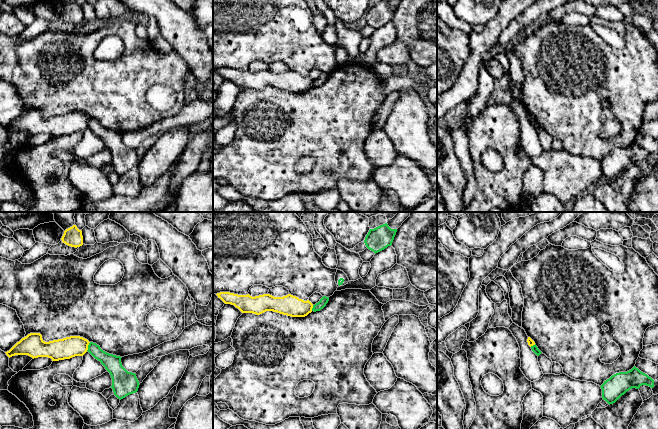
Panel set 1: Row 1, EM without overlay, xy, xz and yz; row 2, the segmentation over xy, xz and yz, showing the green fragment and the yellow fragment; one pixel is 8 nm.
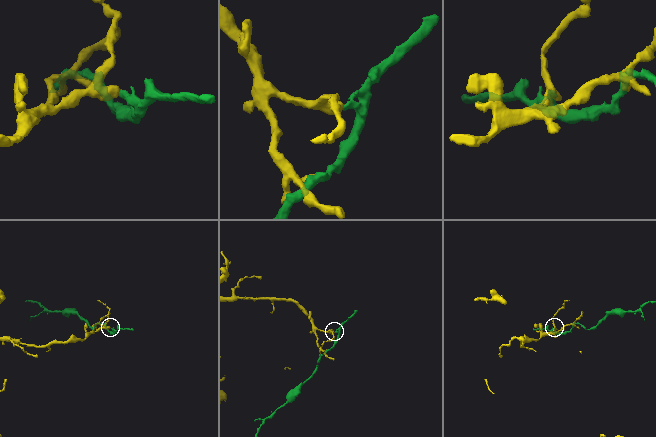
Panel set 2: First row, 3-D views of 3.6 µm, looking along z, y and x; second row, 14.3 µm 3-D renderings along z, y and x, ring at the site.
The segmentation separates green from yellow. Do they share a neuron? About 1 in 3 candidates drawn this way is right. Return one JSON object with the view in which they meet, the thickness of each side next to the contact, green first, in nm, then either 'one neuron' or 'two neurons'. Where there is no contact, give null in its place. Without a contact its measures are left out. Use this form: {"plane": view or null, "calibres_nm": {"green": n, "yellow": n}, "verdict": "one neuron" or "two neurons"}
{"plane": "xy", "calibres_nm": {"green": 140, "yellow": 170}, "verdict": "two neurons"}

